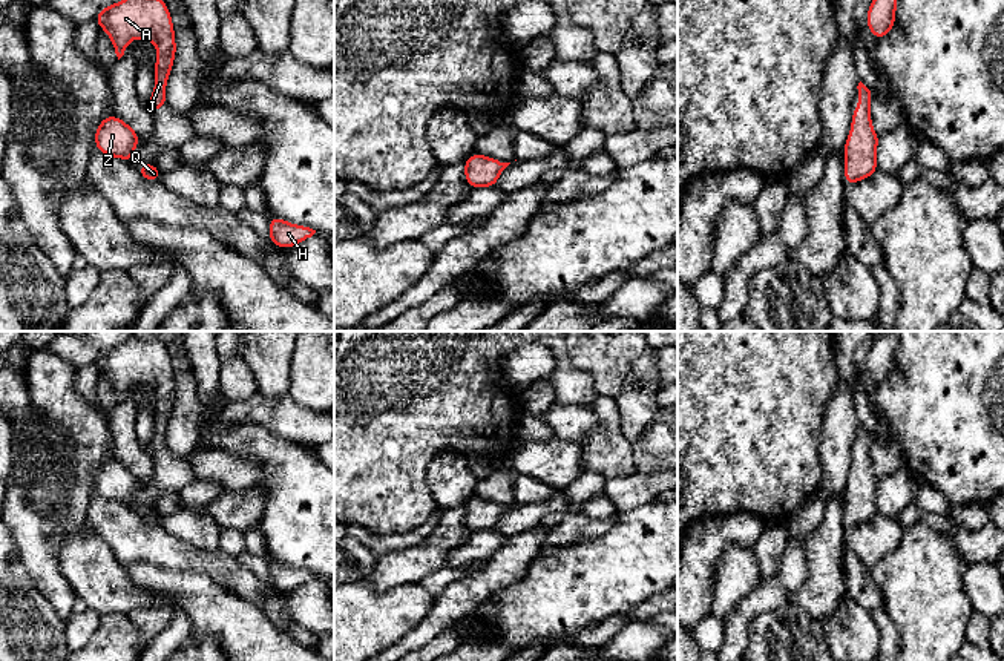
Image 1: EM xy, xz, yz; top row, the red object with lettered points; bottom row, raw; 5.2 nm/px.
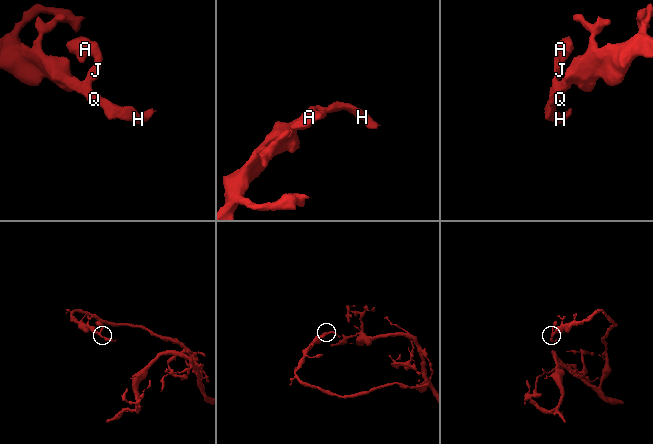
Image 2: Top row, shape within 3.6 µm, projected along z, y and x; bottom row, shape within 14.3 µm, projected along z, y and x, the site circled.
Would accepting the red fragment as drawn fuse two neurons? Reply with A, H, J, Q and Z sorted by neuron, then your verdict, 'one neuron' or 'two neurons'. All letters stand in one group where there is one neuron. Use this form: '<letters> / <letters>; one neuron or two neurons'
A H J Q Z; one neuron

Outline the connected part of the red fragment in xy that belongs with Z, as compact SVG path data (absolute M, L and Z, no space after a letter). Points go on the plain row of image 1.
M115 459L104 460L95 472L95 492L112 502L126 503L130 508L138 485L139 478Z

